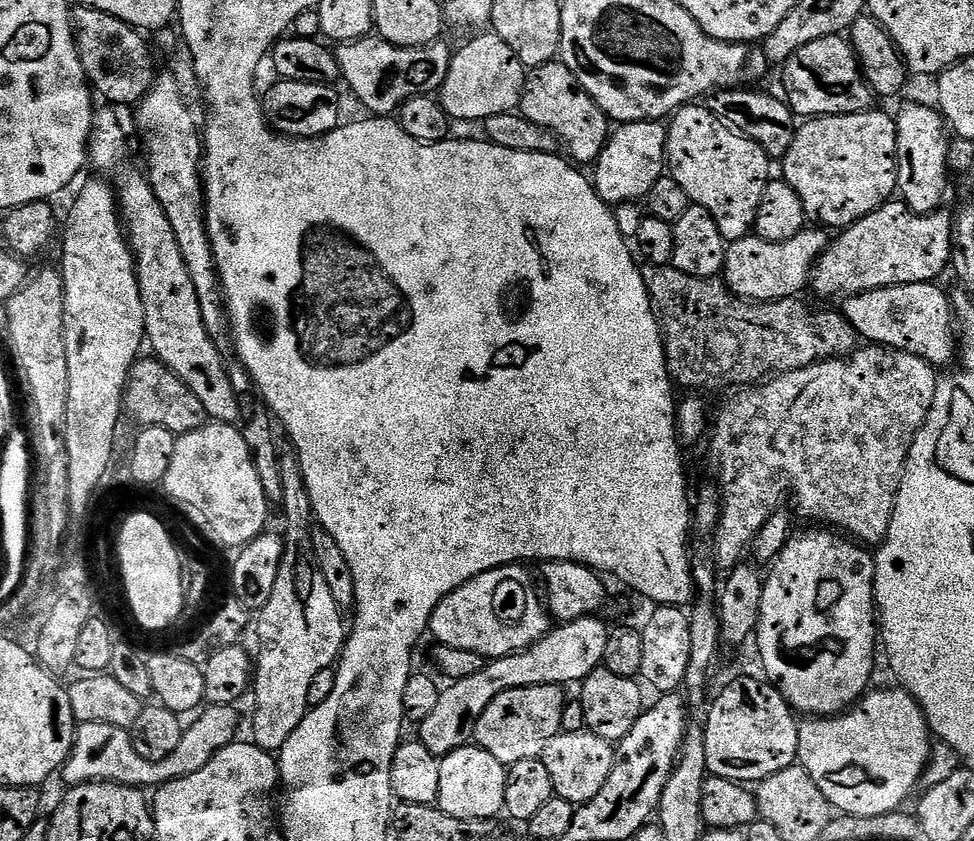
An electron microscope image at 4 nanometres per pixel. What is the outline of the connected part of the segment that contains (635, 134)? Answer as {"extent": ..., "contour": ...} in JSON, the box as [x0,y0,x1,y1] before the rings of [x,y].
{"extent":[594,121,665,205],"contour":[[[639,121],[637,124],[621,124],[609,135],[607,144],[594,163],[595,194],[605,205],[643,201],[648,191],[665,175],[665,131],[663,123]]]}

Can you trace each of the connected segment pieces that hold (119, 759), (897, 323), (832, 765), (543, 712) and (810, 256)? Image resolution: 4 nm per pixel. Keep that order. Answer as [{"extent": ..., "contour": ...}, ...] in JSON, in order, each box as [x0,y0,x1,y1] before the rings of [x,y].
[{"extent":[60,721,209,789],"contour":[[[196,721],[185,729],[183,737],[179,740],[178,746],[165,756],[164,759],[150,760],[142,758],[136,752],[131,741],[131,733],[121,726],[109,725],[107,723],[82,722],[72,733],[72,740],[78,743],[74,760],[70,766],[62,766],[60,775],[73,786],[89,782],[110,782],[136,789],[157,788],[167,785],[172,780],[180,780],[182,777],[196,773],[208,761],[209,757],[202,754],[196,756],[199,750],[200,731],[203,730],[202,721]]]},{"extent":[842,282,957,364],"contour":[[[929,282],[918,285],[894,286],[893,288],[879,288],[877,292],[866,292],[863,296],[850,296],[843,301],[842,315],[848,319],[857,337],[872,346],[879,346],[885,350],[895,350],[918,359],[927,364],[953,363],[954,353],[957,351],[957,341],[954,339],[953,309],[948,309],[948,300],[935,283]]]},{"extent":[797,690,930,816],"contour":[[[878,690],[872,700],[834,716],[805,719],[797,727],[799,767],[837,813],[877,816],[903,809],[928,764],[930,729],[924,712],[913,696],[895,691]]]},{"extent":[472,685,564,767],"contour":[[[540,685],[509,689],[494,698],[472,726],[475,745],[497,758],[501,766],[511,767],[522,761],[537,759],[544,744],[561,733],[558,718],[564,704],[559,685]]]},{"extent":[722,230,829,302],"contour":[[[805,230],[780,244],[770,244],[757,238],[733,240],[724,253],[722,280],[733,296],[748,302],[771,302],[799,297],[800,291],[809,287],[810,273],[829,243],[828,236],[822,238],[815,231],[809,235]]]}]

